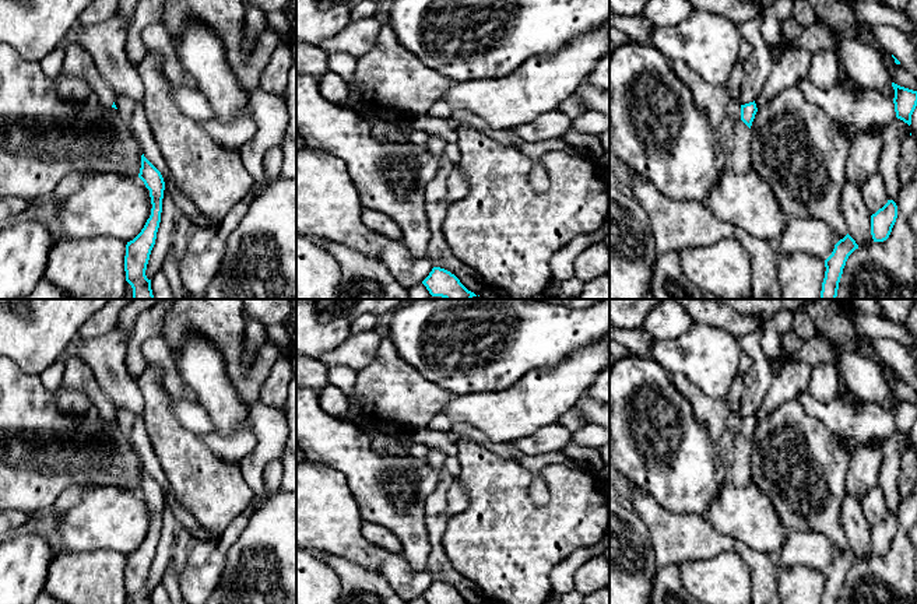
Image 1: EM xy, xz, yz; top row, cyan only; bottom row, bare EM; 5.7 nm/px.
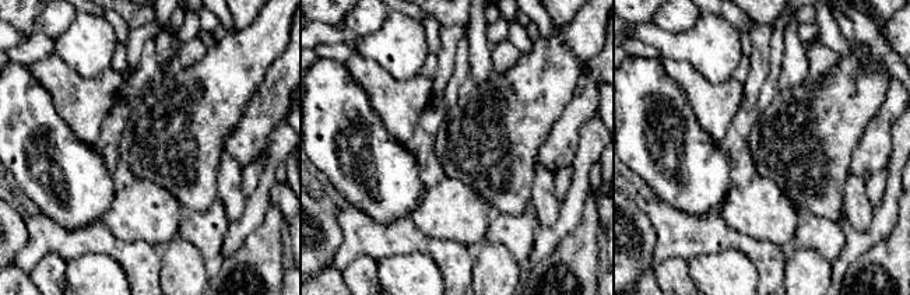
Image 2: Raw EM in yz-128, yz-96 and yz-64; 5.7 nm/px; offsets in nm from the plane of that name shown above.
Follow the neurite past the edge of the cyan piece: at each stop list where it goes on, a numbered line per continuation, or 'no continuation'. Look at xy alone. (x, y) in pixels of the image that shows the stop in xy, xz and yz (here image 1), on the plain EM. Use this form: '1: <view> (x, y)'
1: xy (78, 375)

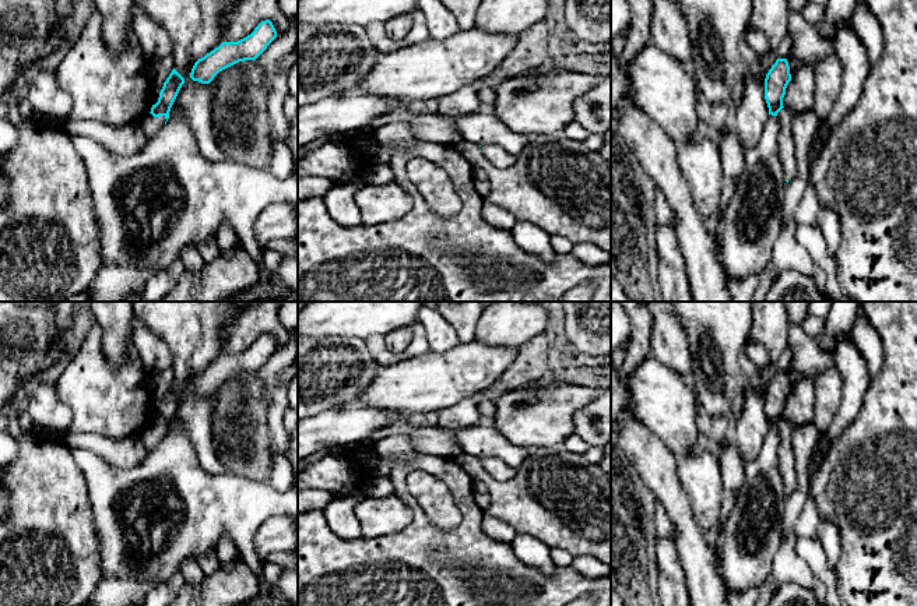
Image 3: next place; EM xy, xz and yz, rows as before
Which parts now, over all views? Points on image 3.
no continuation

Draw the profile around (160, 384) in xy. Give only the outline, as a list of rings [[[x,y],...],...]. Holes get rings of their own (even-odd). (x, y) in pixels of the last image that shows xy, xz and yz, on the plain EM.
[[[169,367],[150,381],[150,391],[151,391],[151,408],[150,408],[150,417],[155,417],[159,411],[159,405],[164,399],[164,395],[169,390],[173,383],[173,369]]]

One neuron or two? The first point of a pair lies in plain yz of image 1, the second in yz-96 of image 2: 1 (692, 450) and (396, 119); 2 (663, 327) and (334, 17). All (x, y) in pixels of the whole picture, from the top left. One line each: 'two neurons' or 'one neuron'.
1: two neurons
2: two neurons

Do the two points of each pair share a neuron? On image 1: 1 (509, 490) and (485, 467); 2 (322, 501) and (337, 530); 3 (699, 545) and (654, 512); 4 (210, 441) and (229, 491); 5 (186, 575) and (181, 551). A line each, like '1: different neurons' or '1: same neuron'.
1: same neuron
2: same neuron
3: same neuron
4: different neurons
5: different neurons

